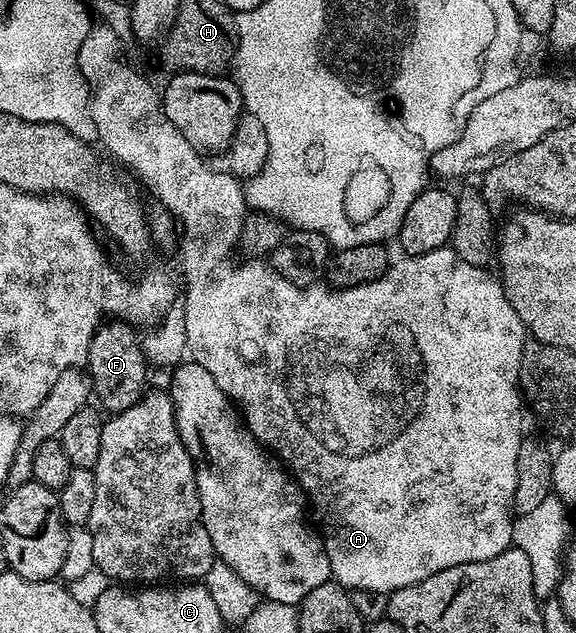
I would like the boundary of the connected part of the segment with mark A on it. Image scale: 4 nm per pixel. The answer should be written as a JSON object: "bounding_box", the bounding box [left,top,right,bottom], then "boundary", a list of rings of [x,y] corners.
{"bounding_box":[79,27,529,594],"boundary":[[[92,27],[90,31],[88,31],[85,42],[79,48],[79,69],[82,70],[83,75],[86,76],[89,81],[89,87],[91,89],[91,117],[95,123],[98,139],[100,141],[103,139],[104,146],[107,147],[121,163],[128,164],[133,171],[137,172],[147,183],[151,184],[156,194],[159,195],[160,200],[165,204],[163,206],[177,221],[178,227],[179,224],[183,227],[183,280],[187,283],[187,291],[185,291],[185,295],[183,296],[185,300],[185,334],[187,335],[186,351],[194,363],[205,366],[205,370],[209,370],[209,374],[213,374],[213,382],[217,382],[217,386],[221,386],[223,393],[225,393],[225,395],[232,400],[235,407],[239,409],[247,429],[252,432],[256,440],[263,445],[264,449],[270,450],[282,461],[287,471],[291,473],[295,483],[302,488],[304,497],[306,497],[310,507],[313,509],[314,519],[316,516],[316,518],[327,527],[325,530],[322,529],[321,539],[323,541],[323,548],[329,558],[331,580],[348,590],[373,590],[374,592],[386,592],[390,594],[401,590],[405,586],[413,586],[417,582],[421,582],[441,570],[449,570],[449,566],[461,566],[469,562],[485,562],[489,558],[497,558],[497,554],[501,554],[506,548],[512,547],[511,535],[514,530],[513,509],[515,506],[515,491],[517,490],[517,454],[521,450],[525,439],[525,433],[523,433],[523,408],[525,412],[525,401],[519,387],[519,371],[521,370],[523,345],[527,343],[529,333],[527,329],[523,327],[521,318],[517,318],[517,310],[513,310],[513,306],[509,302],[507,291],[504,290],[500,277],[495,274],[490,276],[490,271],[488,271],[487,268],[469,266],[469,262],[465,262],[465,258],[457,258],[457,254],[450,246],[438,248],[424,256],[407,256],[406,258],[402,258],[403,260],[396,259],[391,267],[387,269],[386,274],[381,278],[377,278],[373,282],[365,282],[365,286],[353,286],[352,288],[336,288],[334,286],[319,288],[320,286],[294,284],[293,282],[289,282],[289,278],[282,276],[276,268],[271,267],[270,263],[263,258],[247,258],[244,259],[244,264],[235,264],[234,258],[231,257],[231,251],[236,251],[236,249],[239,248],[239,235],[243,229],[243,221],[246,220],[249,215],[244,185],[240,183],[236,177],[232,176],[230,171],[222,170],[223,172],[218,172],[217,169],[210,168],[210,166],[203,161],[206,159],[204,159],[201,153],[193,146],[189,146],[189,142],[185,142],[185,137],[181,135],[181,130],[177,130],[177,126],[173,126],[173,122],[169,122],[169,118],[165,114],[160,89],[158,87],[154,88],[137,69],[130,68],[125,61],[119,60],[119,36],[113,29]]]}

